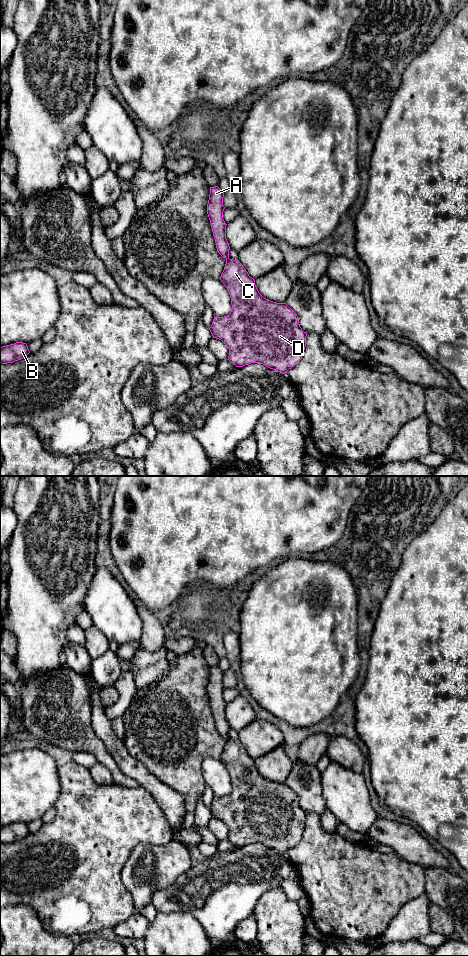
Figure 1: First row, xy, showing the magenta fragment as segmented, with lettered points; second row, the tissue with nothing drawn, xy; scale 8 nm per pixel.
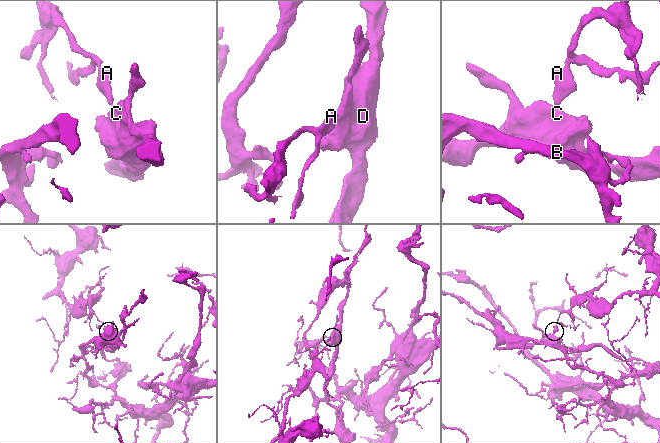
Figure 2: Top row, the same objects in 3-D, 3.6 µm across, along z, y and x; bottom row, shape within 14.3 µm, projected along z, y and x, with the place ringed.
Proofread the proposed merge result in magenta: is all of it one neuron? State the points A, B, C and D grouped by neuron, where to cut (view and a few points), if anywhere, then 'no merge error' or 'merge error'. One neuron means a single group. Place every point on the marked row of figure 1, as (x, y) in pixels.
A B / C D | xy (228, 258), (226, 260) | merge error

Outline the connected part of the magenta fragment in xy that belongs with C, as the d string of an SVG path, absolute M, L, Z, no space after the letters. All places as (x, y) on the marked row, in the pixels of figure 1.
M238 259L226 260L220 280L229 292L232 309L227 316L214 316L209 330L228 347L228 360L236 367L260 363L286 374L302 359L306 347L307 333L300 327L297 314L286 303L264 298Z

